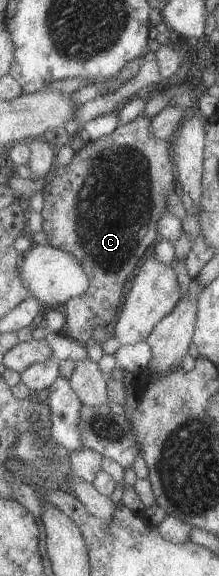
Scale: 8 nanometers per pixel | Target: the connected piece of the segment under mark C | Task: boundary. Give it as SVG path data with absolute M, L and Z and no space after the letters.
M140 115L126 125L118 125L109 135L82 145L68 165L55 164L50 181L41 190L44 199L41 231L48 245L72 255L89 282L83 295L68 299L61 308L66 319L63 334L72 340L85 343L92 326L114 325L121 309L122 288L134 269L134 253L141 257L156 239L157 222L167 207L167 196L178 190L169 155L170 140L153 139L148 132L149 121Z

